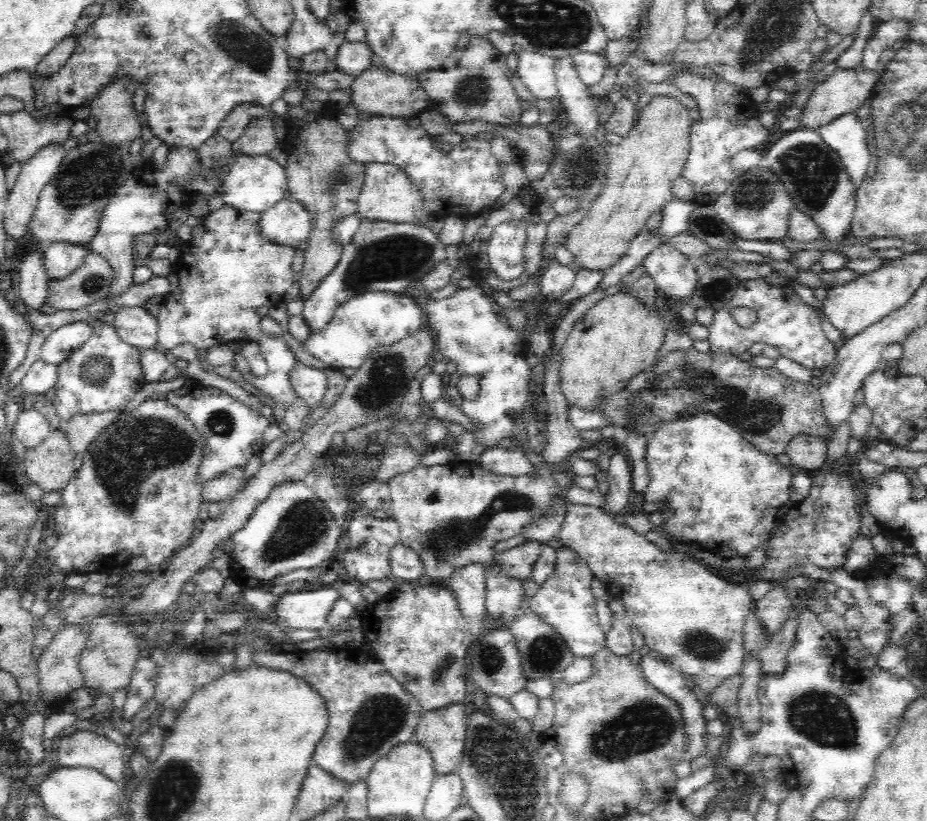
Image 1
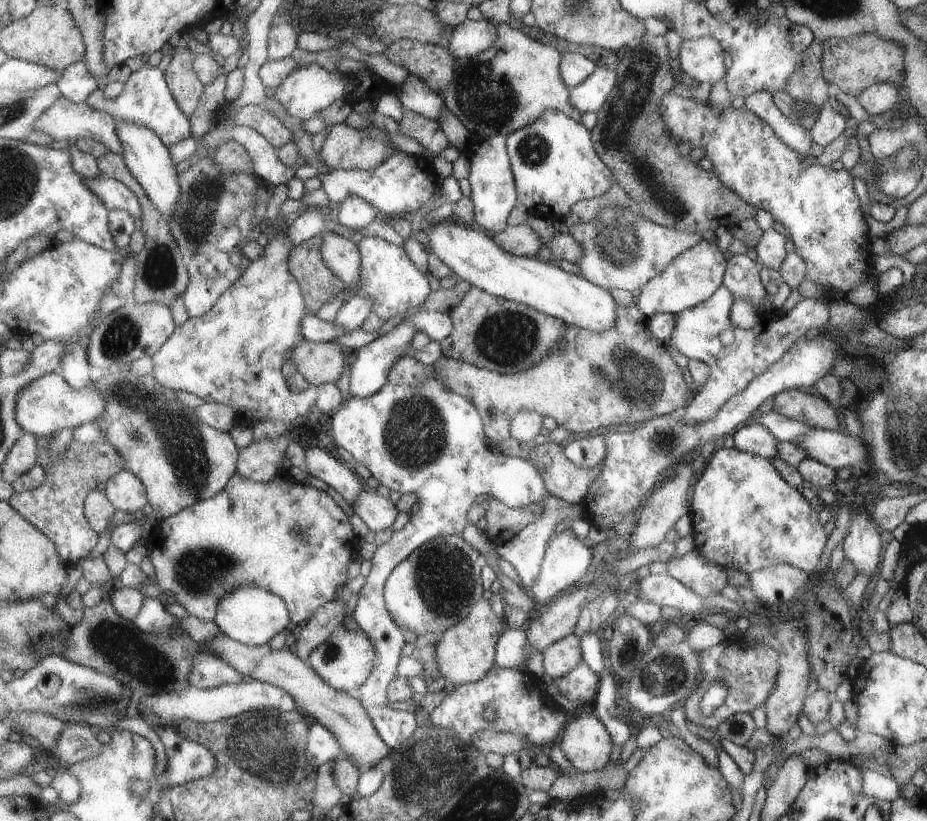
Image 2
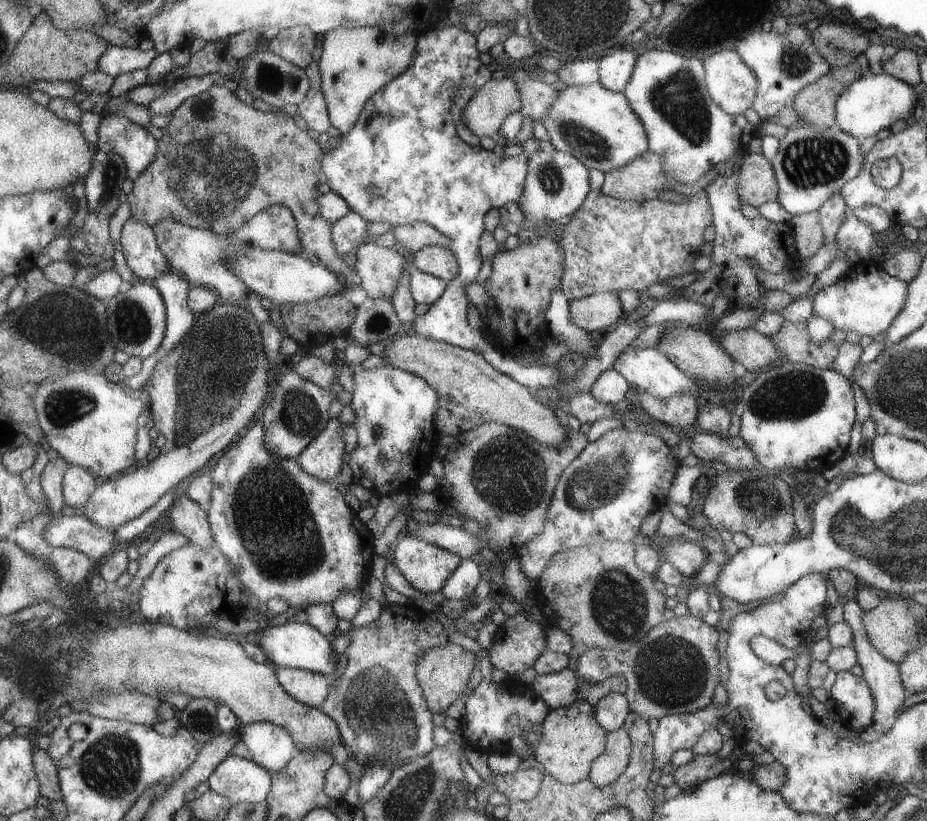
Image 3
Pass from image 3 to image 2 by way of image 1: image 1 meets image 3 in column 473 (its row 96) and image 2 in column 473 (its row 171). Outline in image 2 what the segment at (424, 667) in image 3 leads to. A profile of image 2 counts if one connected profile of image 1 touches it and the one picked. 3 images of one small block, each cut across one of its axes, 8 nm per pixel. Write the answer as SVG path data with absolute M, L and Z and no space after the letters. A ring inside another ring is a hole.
M485 596L483 600L479 600L466 619L458 622L449 631L445 631L435 644L441 676L445 676L449 684L455 684L457 687L482 679L494 663L493 646L499 635L501 635L501 622L493 616Z

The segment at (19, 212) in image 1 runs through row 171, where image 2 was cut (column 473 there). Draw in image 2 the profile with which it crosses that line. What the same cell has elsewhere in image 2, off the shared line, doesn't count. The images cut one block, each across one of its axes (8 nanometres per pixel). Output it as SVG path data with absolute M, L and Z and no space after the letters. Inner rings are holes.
M485 19L460 22L453 30L448 50L455 58L473 58L495 42L495 27Z

